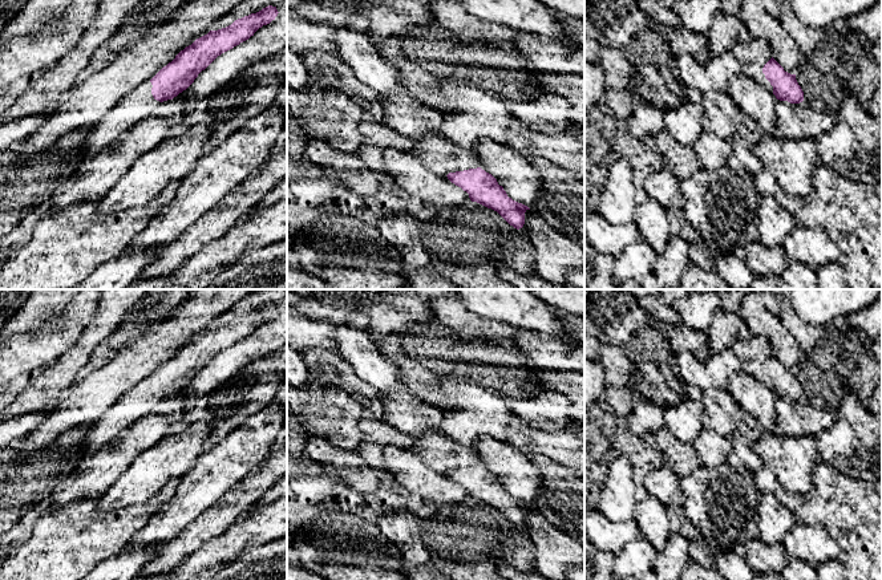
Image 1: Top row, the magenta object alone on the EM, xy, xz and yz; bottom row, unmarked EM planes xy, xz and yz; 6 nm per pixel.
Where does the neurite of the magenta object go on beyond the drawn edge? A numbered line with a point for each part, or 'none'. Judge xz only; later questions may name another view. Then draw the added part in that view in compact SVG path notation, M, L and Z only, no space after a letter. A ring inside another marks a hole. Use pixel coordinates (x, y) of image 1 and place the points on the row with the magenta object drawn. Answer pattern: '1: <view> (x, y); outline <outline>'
none

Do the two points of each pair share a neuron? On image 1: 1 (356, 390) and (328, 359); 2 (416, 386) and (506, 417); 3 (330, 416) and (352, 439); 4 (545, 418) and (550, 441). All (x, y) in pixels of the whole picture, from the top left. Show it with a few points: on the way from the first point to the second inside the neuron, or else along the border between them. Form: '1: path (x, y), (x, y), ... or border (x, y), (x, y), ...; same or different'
1: path (350, 382), (334, 366); same
2: path (439, 393), (465, 397), (478, 410), (484, 412); same
3: path (335, 421), (347, 434); same
4: border (533, 428), (554, 432); different

